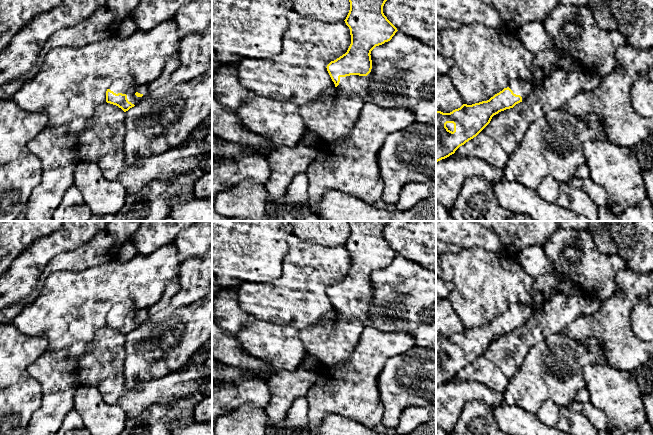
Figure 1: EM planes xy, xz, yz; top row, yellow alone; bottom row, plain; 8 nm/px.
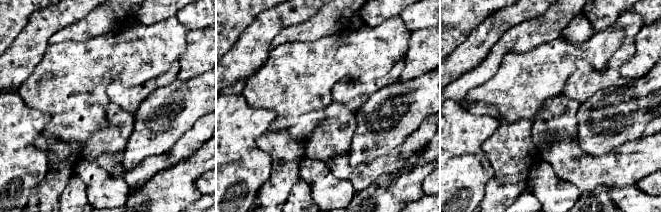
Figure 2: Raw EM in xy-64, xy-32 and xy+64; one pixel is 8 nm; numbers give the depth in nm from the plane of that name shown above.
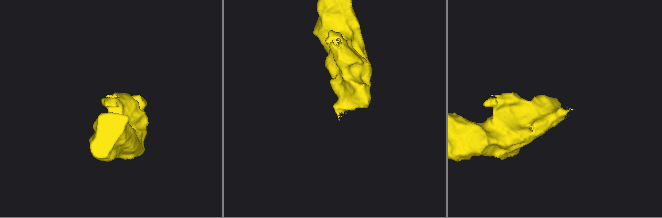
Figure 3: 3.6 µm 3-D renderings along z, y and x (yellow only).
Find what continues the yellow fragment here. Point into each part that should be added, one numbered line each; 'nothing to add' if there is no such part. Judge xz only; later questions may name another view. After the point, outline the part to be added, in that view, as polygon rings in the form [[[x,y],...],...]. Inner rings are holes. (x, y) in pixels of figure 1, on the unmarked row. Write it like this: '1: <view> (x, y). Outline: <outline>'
1: xz (354, 308). Outline: [[[350,299],[340,301],[340,306],[337,313],[346,320],[355,318],[368,323],[370,319],[368,310],[368,300]]]

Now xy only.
1: xy (127, 309). Outline: [[[128,300],[125,302],[119,302],[116,305],[114,305],[112,309],[109,311],[109,313],[116,318],[126,318],[128,325],[134,329],[137,329],[140,326],[141,321],[137,321],[135,317],[146,317],[147,309],[138,309],[135,307],[133,301]]]

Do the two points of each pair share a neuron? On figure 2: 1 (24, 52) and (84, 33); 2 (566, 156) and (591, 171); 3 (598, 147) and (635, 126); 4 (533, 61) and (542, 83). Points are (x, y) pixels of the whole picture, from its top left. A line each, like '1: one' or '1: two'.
1: two
2: one
3: one
4: one

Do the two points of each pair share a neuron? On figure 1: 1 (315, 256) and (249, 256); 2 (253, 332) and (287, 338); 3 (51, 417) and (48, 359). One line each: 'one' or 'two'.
1: two
2: one
3: one

